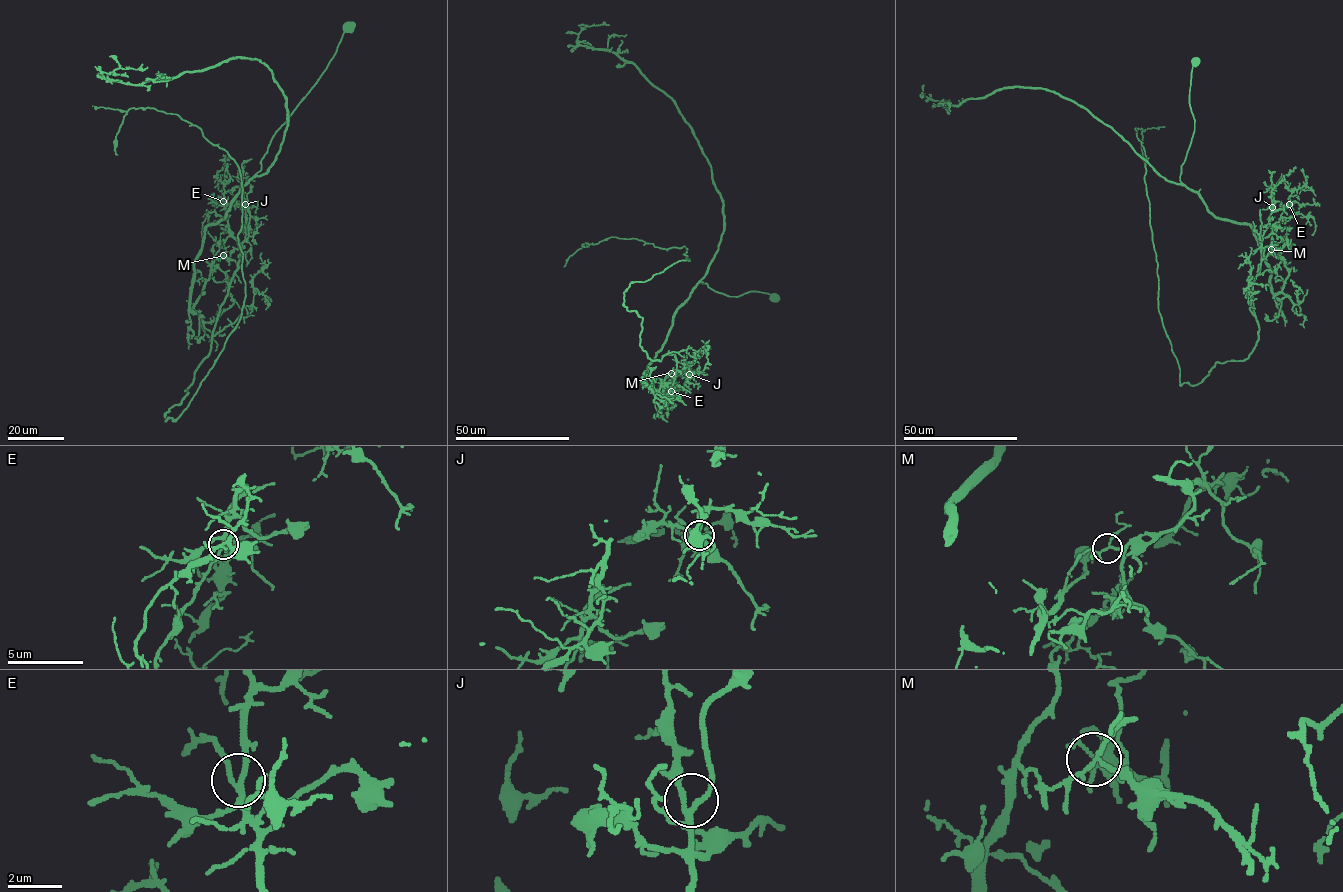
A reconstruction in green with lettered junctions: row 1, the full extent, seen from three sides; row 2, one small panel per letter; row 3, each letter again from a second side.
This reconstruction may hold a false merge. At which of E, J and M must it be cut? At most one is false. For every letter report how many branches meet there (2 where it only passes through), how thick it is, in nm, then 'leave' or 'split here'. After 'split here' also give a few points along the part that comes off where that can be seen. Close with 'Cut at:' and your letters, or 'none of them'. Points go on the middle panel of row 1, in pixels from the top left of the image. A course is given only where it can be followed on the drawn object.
E: 4 | 200 nm | leave
J: 4 | 190 nm | leave
M: 4 | 130 nm | split here | (671, 373), (684, 366), (648, 357), (624, 292), (689, 260), (686, 248), (614, 237), (585, 247)
Cut at: M

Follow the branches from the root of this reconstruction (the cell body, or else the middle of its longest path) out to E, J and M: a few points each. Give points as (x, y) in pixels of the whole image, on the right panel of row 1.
E: (1194, 61), (1180, 181), (1251, 227), (1274, 293), (1290, 270), (1261, 241), (1289, 204)
J: (1194, 61), (1180, 181), (1216, 216), (1251, 227), (1277, 293), (1290, 270), (1277, 250), (1261, 253), (1272, 207)
M: (1194, 61), (1194, 132), (1180, 181), (1216, 216), (1251, 227), (1277, 293), (1290, 270), (1271, 249)

